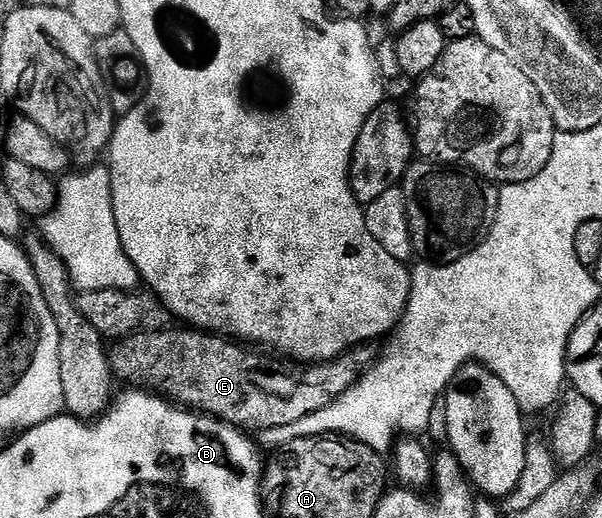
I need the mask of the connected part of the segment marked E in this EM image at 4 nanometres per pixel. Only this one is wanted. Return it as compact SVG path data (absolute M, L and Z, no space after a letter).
M139 329L134 334L117 340L108 351L110 370L121 382L123 379L126 385L161 395L163 399L185 410L222 419L225 423L230 423L247 433L280 429L280 425L292 425L300 421L300 417L308 417L332 405L332 401L339 399L376 359L373 346L363 345L345 351L343 355L337 355L334 359L327 359L324 363L302 366L297 362L283 361L273 354L251 349L241 342L217 333L197 329L166 330Z

